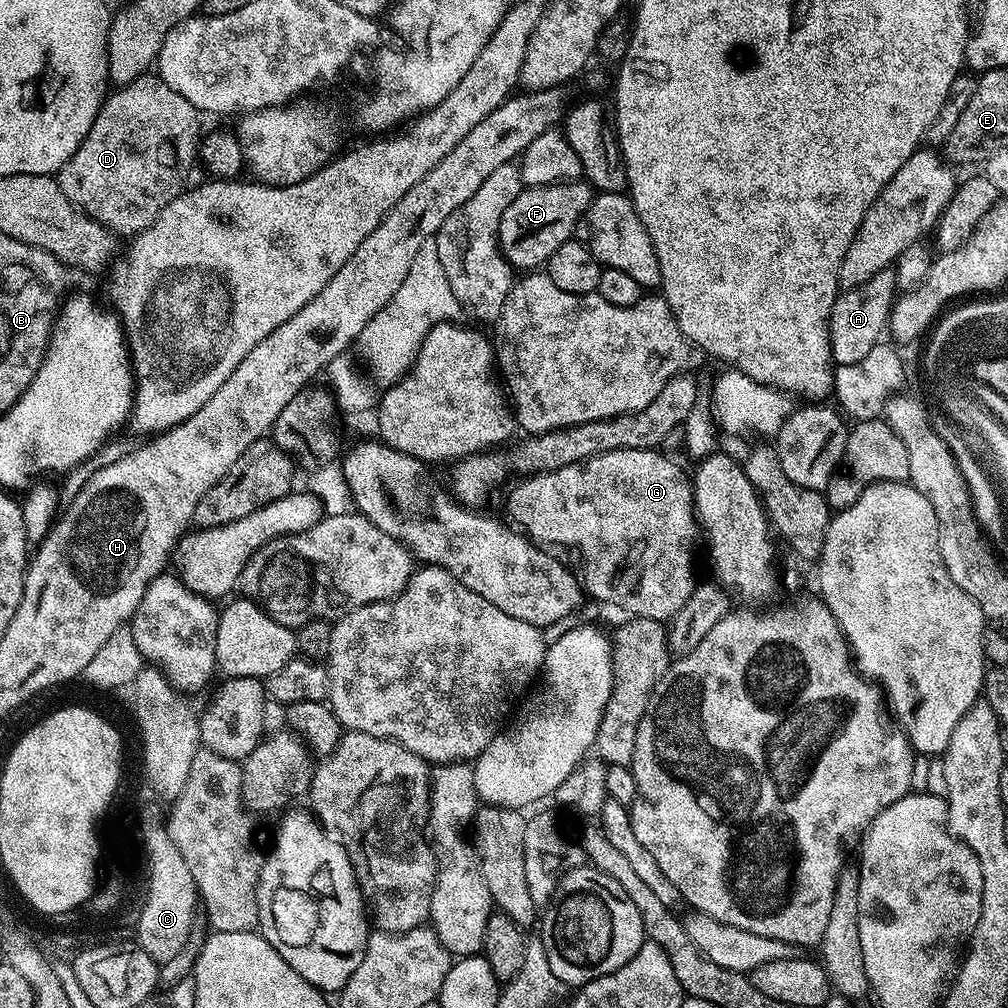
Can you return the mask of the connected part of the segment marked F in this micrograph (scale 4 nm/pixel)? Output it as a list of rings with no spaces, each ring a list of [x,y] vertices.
[[[583,179],[537,188],[525,186],[518,198],[506,206],[500,219],[500,253],[516,270],[536,270],[547,265],[550,254],[554,254],[562,242],[577,235],[580,219],[592,205],[593,199],[594,189]]]

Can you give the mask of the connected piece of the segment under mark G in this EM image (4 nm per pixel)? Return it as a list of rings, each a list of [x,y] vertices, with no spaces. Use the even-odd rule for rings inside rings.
[[[615,448],[609,452],[600,452],[597,456],[589,456],[578,464],[567,464],[561,468],[555,468],[549,472],[538,472],[525,475],[508,492],[508,512],[512,515],[511,523],[534,544],[552,546],[557,544],[560,548],[580,548],[580,560],[584,563],[582,571],[582,587],[589,597],[601,600],[604,604],[613,604],[616,608],[628,612],[629,617],[650,618],[661,622],[671,621],[682,606],[686,606],[686,598],[690,598],[692,591],[696,589],[698,577],[696,577],[696,540],[698,544],[698,521],[696,508],[692,504],[692,481],[689,473],[683,472],[674,461],[663,451],[651,448]]]

